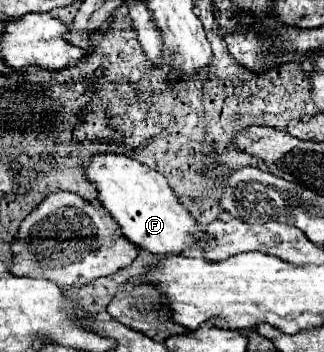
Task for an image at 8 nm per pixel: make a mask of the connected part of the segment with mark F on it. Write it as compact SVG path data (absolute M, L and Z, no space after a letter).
M104 152L92 156L84 164L84 174L86 180L96 186L100 204L120 224L122 234L138 248L144 248L152 254L176 254L176 252L180 254L188 248L192 250L200 248L200 240L194 240L192 236L192 232L200 230L200 226L178 202L176 194L172 192L172 188L168 186L166 178L160 172L124 154Z

